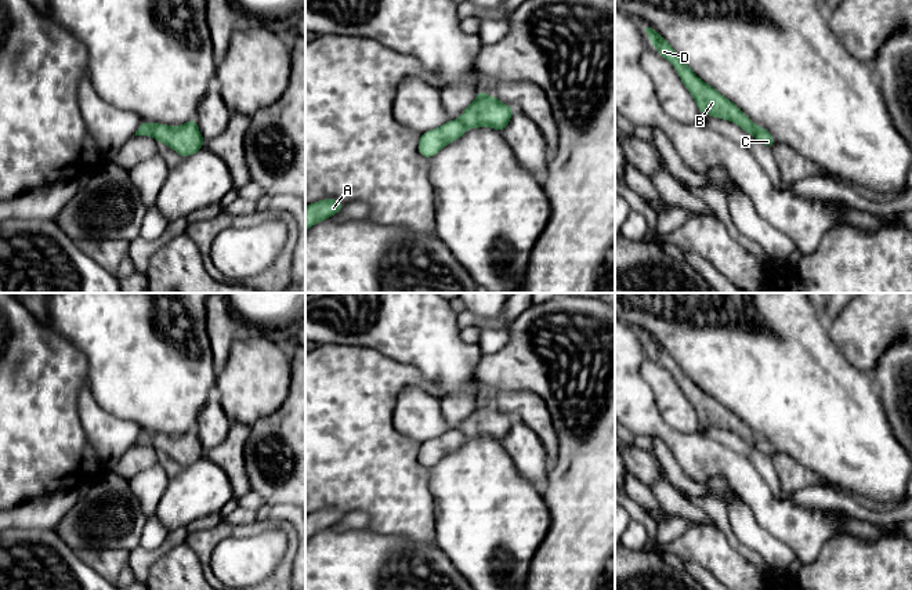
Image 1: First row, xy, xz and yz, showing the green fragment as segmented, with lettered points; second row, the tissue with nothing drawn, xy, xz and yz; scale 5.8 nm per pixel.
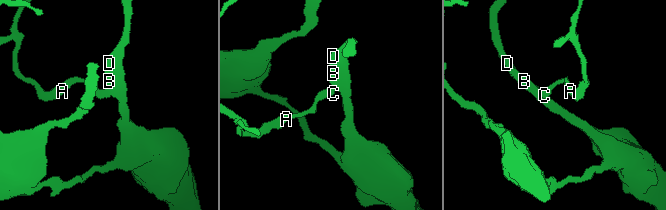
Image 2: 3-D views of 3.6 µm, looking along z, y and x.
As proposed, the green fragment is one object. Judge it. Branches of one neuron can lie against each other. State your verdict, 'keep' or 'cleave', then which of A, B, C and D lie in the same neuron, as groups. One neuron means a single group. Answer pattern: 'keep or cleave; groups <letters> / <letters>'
cleave; groups A C / B D

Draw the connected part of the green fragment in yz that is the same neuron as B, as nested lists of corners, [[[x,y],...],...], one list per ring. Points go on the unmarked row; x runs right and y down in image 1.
[[[645,337],[645,341],[658,362],[676,377],[681,392],[691,402],[701,423],[730,430],[753,445],[754,432],[748,424],[745,424],[734,412],[721,405],[716,398],[699,388],[656,340]]]

